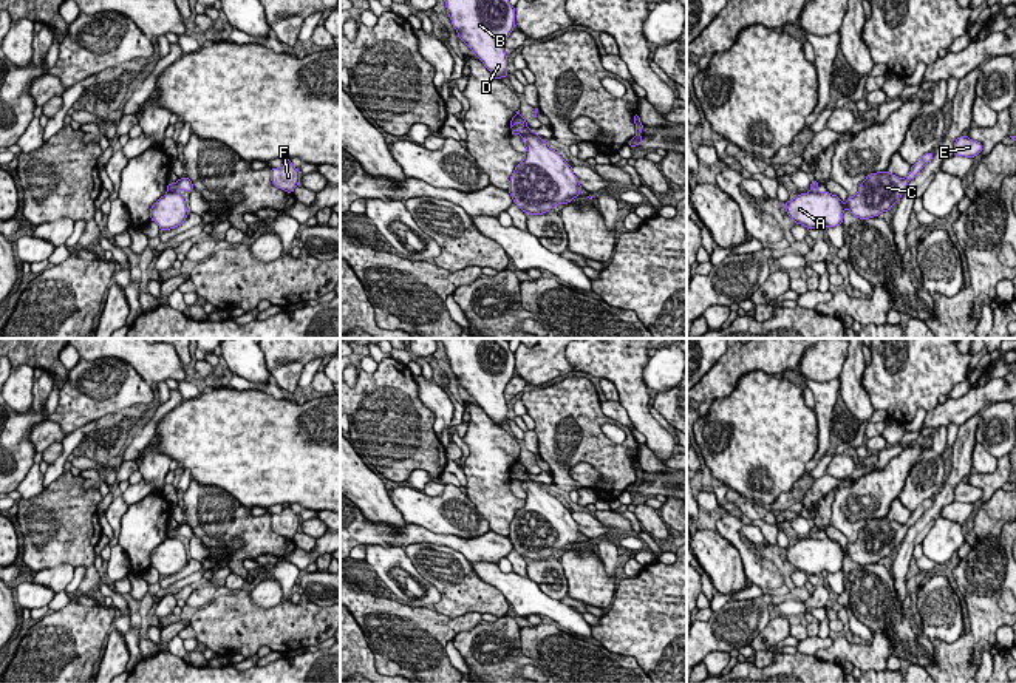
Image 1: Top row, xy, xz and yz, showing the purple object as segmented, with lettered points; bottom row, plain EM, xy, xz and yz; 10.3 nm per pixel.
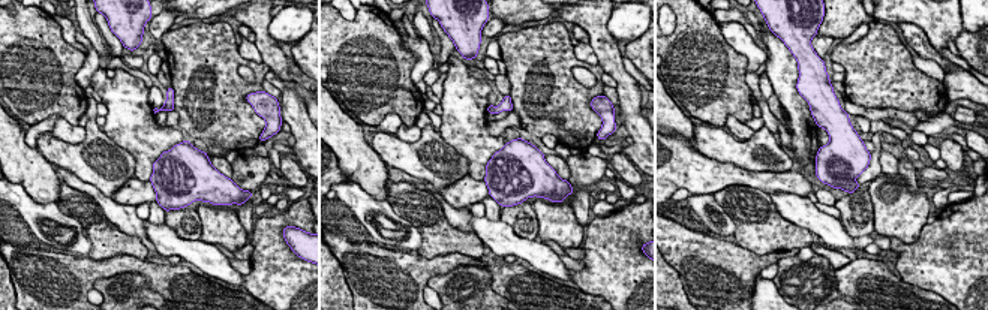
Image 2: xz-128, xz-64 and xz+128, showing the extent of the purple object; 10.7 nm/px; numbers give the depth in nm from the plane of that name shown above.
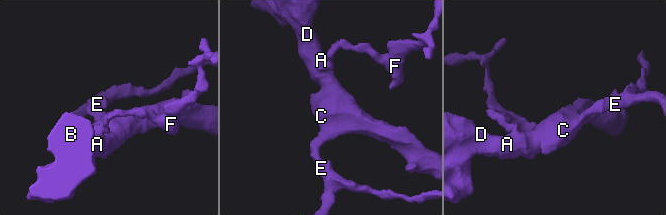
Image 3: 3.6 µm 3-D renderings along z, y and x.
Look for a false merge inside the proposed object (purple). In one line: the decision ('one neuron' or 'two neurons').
two neurons

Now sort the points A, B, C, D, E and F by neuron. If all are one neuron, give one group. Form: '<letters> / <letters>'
A B C D E / F

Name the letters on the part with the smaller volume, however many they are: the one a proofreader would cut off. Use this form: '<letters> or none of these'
F

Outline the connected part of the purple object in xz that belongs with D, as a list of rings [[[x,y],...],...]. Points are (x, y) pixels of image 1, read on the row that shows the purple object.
[[[444,0],[447,15],[462,40],[495,79],[507,77],[506,39],[515,29],[509,0]]]

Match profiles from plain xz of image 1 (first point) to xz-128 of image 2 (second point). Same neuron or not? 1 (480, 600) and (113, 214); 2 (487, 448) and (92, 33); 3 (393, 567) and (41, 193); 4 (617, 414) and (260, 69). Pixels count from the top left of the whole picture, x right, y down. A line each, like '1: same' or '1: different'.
1: different
2: different
3: different
4: different

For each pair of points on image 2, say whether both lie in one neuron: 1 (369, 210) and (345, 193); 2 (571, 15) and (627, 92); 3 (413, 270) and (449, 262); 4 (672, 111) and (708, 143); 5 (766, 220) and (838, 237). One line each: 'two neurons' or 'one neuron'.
1: one neuron
2: one neuron
3: one neuron
4: two neurons
5: two neurons

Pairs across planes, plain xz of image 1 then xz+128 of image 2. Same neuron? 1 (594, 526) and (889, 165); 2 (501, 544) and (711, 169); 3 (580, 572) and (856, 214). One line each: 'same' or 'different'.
1: same
2: same
3: different

